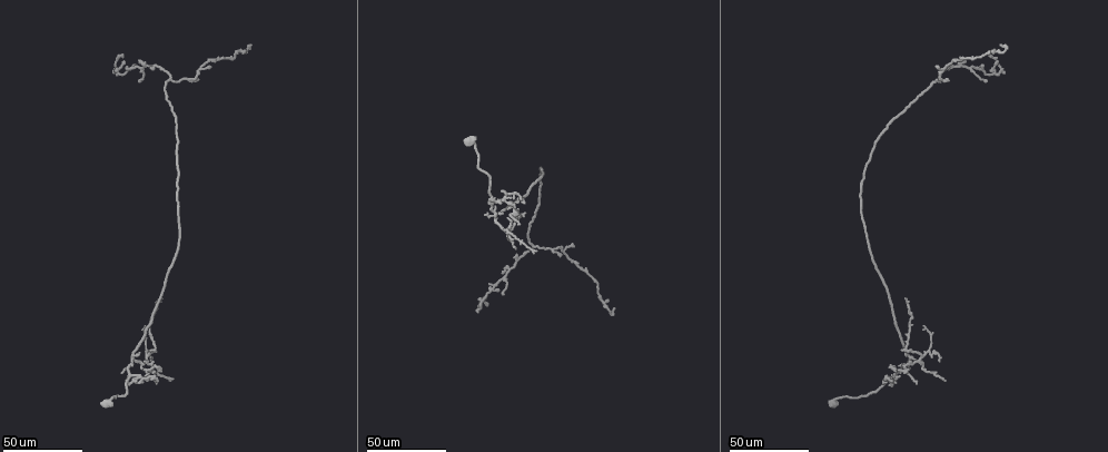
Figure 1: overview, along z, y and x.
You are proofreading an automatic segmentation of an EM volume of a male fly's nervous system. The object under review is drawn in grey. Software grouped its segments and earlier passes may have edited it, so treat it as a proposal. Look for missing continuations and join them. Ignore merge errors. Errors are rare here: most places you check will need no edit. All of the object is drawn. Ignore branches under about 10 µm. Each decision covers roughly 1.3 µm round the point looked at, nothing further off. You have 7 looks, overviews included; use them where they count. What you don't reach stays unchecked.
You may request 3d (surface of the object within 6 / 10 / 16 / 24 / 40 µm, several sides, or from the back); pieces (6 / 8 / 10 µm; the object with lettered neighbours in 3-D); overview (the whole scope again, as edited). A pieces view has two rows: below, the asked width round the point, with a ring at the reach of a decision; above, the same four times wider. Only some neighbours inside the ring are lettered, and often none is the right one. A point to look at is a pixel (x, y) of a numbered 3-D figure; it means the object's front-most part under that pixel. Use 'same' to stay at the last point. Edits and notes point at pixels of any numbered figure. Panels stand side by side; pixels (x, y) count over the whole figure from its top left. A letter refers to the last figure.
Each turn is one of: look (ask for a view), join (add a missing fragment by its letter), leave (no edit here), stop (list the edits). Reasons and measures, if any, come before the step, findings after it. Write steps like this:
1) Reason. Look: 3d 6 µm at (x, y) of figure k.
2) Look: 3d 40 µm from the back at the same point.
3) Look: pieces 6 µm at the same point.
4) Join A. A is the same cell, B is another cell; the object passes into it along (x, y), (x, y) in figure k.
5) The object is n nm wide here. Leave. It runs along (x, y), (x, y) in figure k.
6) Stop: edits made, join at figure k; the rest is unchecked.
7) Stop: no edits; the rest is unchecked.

End of a long branch. Look: 3d 24 µm at (121, 57) of figure 1.

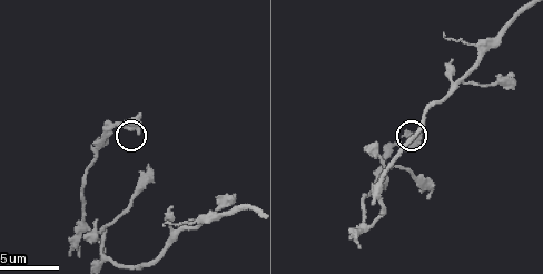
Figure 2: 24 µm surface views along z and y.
Look: pieces 8 µm at (418, 135) of figure 2.

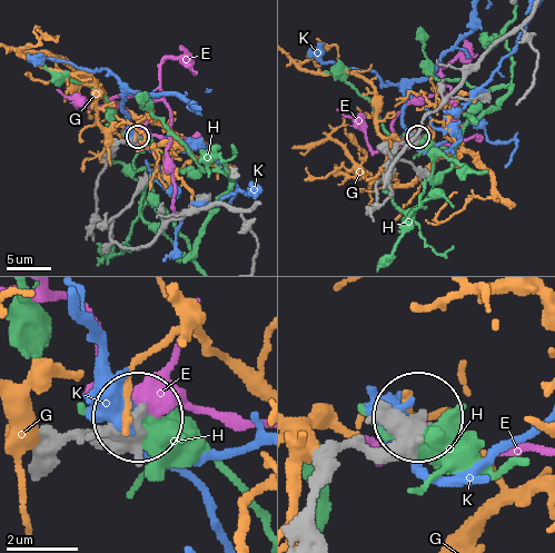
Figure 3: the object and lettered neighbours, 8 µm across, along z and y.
The object is 390 nm wide here. Leave. E, G, H and K are other cells; it runs along (315, 493), (334, 456), (387, 445), (410, 424) in figure 3; no lettered fragment goes on from it.

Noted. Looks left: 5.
Branch stops here. Look: 3d 40 µm at (964, 61) of figure 1.

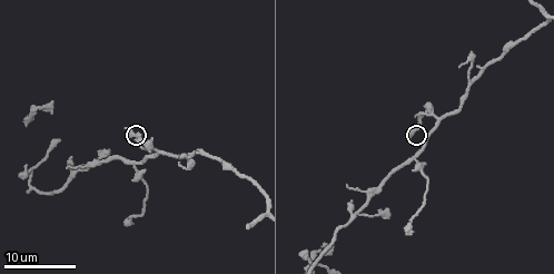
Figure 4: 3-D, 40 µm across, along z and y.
Look: pieces 6 µm at (126, 131) of figure 4.

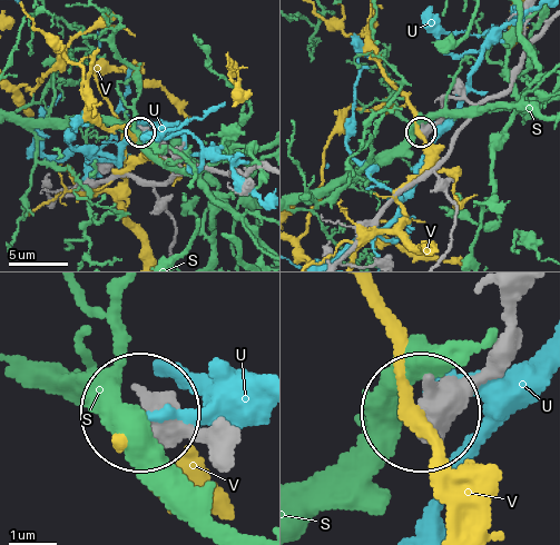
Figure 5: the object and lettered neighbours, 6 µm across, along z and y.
Leave. S, U and V are other cells; none of them fits.

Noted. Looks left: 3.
End of a long branch. Look: 3d 24 µm at (406, 233) of figure 4.

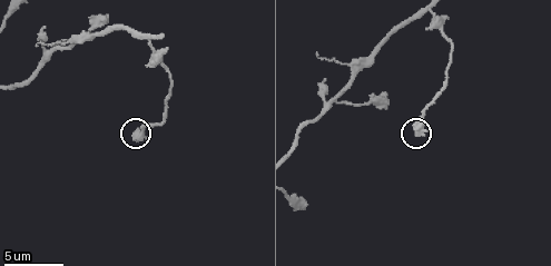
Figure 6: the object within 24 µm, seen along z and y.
Look: pieces 10 µm at (416, 134) of figure 6.

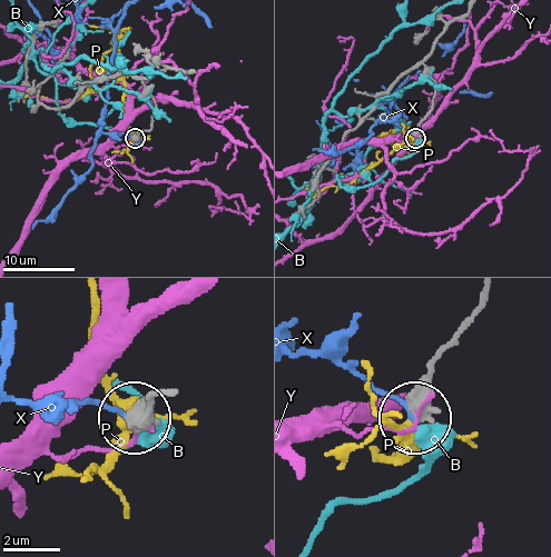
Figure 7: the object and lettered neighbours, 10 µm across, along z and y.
Leave. B, P, X and Y are other cells; it runs along (483, 298), (433, 370), (416, 418) in figure 7; no lettered fragment goes on from it.

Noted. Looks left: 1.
Tapers out. Look: pieces 6 µm at (326, 79) of figure 6.

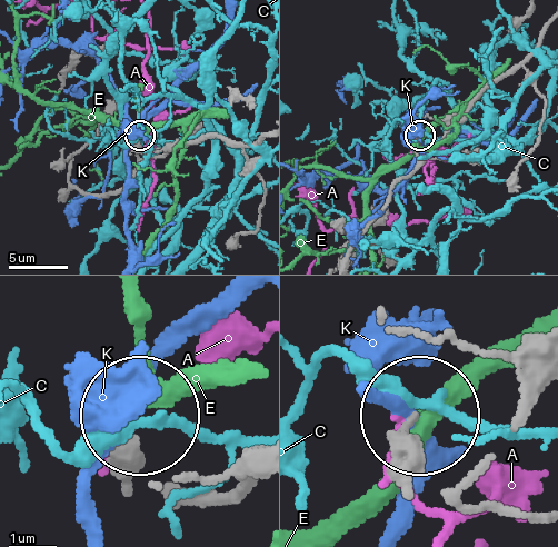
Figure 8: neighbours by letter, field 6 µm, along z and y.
Leave. A, C, E and K are other cells; it runs along (407, 470), (416, 414) in figure 8; no lettered fragment goes on from it.

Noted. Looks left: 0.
Stop: no edits; the rest is unchecked.

